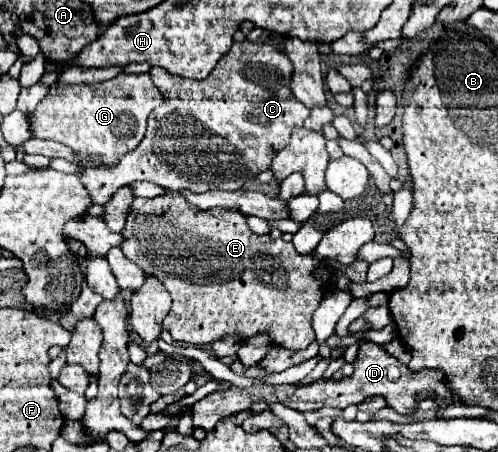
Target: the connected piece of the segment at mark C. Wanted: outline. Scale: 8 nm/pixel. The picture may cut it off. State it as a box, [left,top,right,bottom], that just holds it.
[80,42,310,206]

